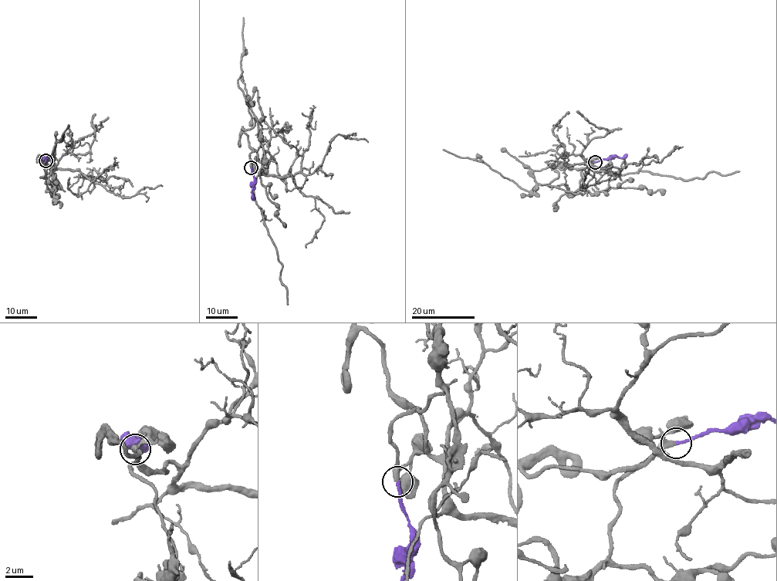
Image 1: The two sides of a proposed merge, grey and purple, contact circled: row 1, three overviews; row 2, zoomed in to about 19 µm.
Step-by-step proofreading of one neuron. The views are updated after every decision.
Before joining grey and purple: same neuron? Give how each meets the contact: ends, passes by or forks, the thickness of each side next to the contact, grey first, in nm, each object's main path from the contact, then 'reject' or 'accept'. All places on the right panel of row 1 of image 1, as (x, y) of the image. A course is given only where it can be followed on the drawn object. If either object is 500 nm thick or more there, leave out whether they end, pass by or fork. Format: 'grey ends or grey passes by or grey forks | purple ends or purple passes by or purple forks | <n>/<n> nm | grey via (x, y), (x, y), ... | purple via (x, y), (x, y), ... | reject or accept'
grey passes by | purple ends | 320/240 nm | grey via (595, 163), (582, 170), (579, 187), (572, 193), (563, 184), (537, 184), (528, 191), (483, 162), (443, 149) | purple via (595, 162), (616, 157), (623, 157), (627, 154) | accept

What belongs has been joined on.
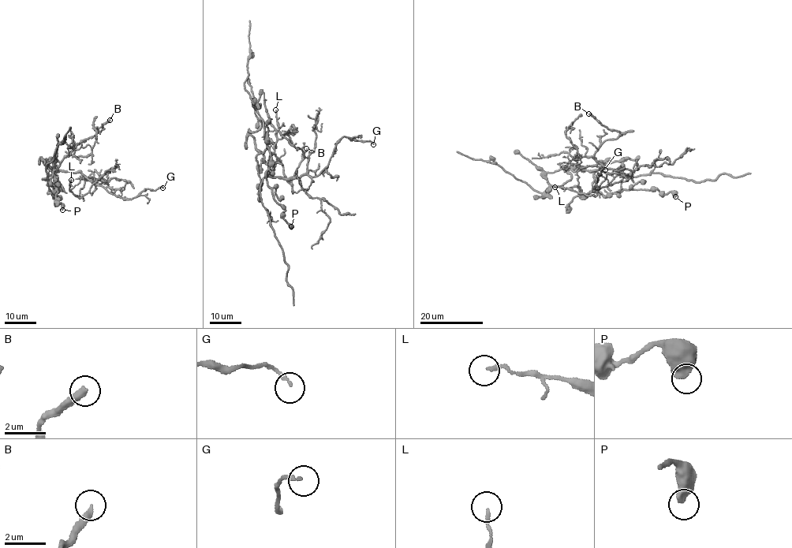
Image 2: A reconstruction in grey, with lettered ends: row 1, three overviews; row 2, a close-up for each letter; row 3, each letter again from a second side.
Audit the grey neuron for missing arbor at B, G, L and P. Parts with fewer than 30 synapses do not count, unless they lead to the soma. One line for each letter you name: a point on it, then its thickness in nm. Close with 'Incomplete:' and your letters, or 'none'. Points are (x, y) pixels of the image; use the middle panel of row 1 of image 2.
Incomplete: none

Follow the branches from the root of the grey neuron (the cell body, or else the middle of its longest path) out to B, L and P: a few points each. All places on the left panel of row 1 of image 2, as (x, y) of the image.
B: (53, 167), (57, 165), (78, 143), (99, 132), (102, 125), (110, 120)
L: (53, 167), (56, 165), (59, 171), (80, 172), (92, 181), (96, 180), (80, 198), (70, 191), (71, 180)
P: (53, 167), (54, 162), (49, 161), (56, 191), (53, 195), (47, 192), (61, 198), (56, 204), (62, 210)

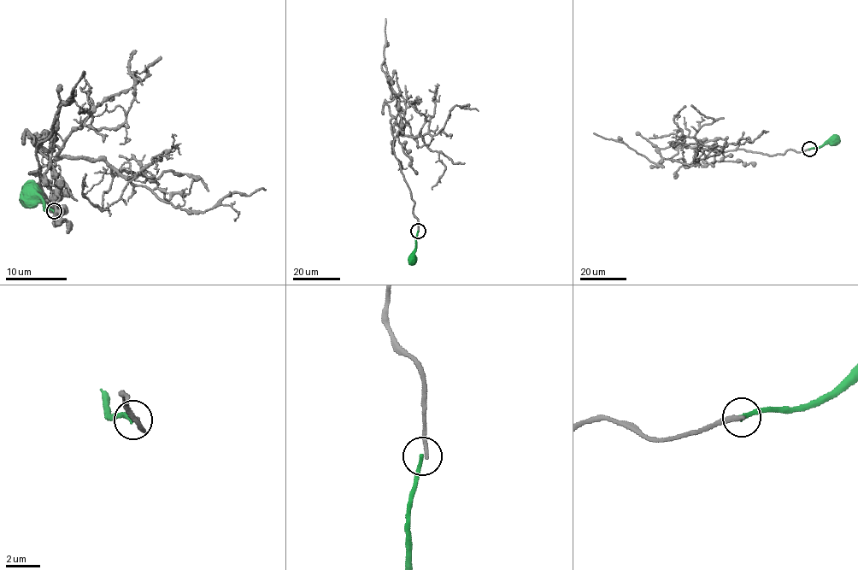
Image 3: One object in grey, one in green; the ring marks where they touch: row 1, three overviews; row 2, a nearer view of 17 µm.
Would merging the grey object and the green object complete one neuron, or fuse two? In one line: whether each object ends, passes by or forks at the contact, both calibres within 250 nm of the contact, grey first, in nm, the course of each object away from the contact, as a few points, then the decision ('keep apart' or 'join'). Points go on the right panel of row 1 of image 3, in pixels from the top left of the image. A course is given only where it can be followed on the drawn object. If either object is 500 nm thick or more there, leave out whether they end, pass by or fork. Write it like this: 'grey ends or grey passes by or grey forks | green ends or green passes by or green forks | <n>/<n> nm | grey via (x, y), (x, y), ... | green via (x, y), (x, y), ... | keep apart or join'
grey ends | green ends | 280/240 nm | grey via (809, 149), (767, 155), (714, 151), (701, 143), (676, 146), (678, 152), (656, 163), (594, 132) | green via (809, 149), (818, 148), (833, 139) | keep apart

